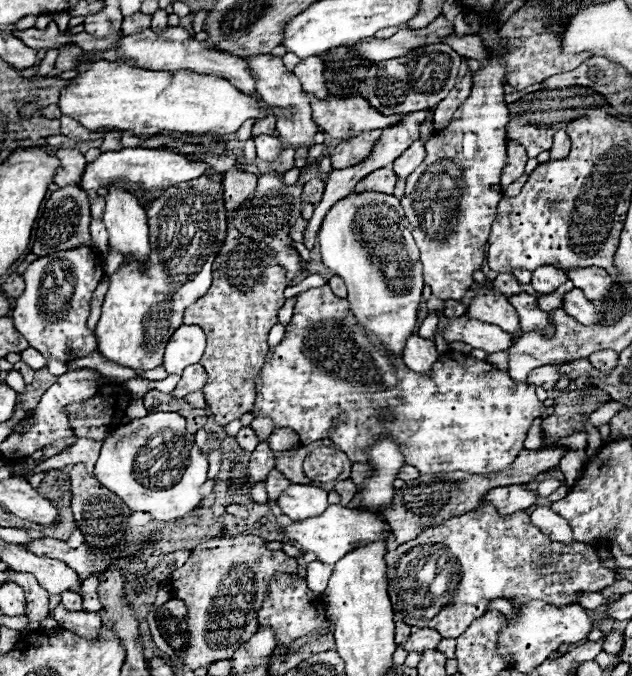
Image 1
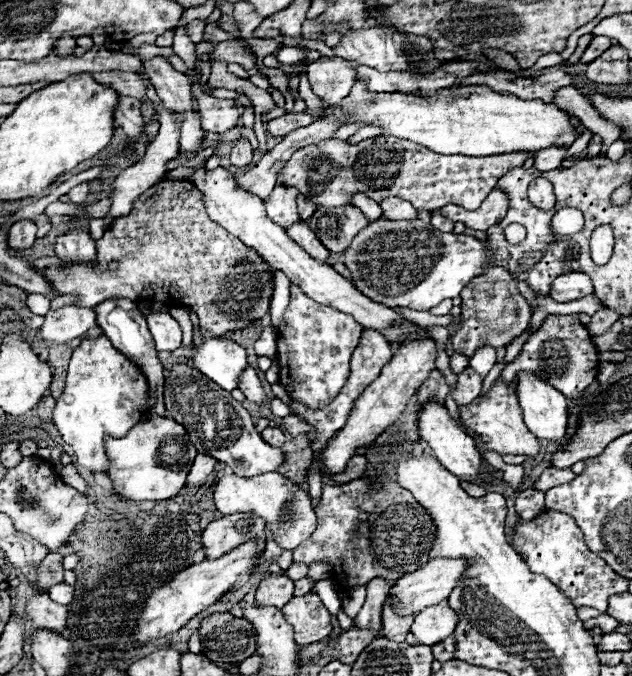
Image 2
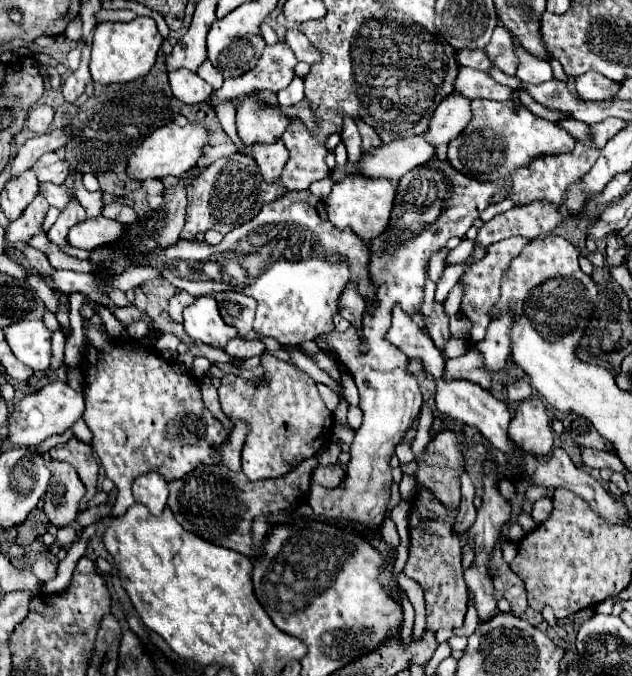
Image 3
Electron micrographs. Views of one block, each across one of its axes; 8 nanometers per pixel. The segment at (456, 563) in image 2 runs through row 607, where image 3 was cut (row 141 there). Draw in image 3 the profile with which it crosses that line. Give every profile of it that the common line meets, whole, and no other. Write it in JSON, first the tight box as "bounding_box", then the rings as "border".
{"bounding_box":[360,134,436,180],"border":[[[424,134],[394,140],[390,144],[382,144],[376,150],[362,156],[360,174],[374,176],[374,178],[388,178],[400,180],[412,168],[426,164],[434,158],[436,148],[430,144]]]}

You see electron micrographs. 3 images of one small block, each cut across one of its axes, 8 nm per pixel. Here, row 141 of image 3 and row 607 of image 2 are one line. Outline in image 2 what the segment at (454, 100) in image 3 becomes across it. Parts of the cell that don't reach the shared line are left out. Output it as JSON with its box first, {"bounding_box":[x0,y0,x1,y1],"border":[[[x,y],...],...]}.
{"bounding_box":[412,600,458,646],"border":[[[442,600],[440,604],[428,606],[424,612],[420,612],[412,624],[412,634],[418,638],[420,644],[434,646],[436,642],[442,642],[448,638],[458,624],[458,614],[448,606],[448,600]]]}

